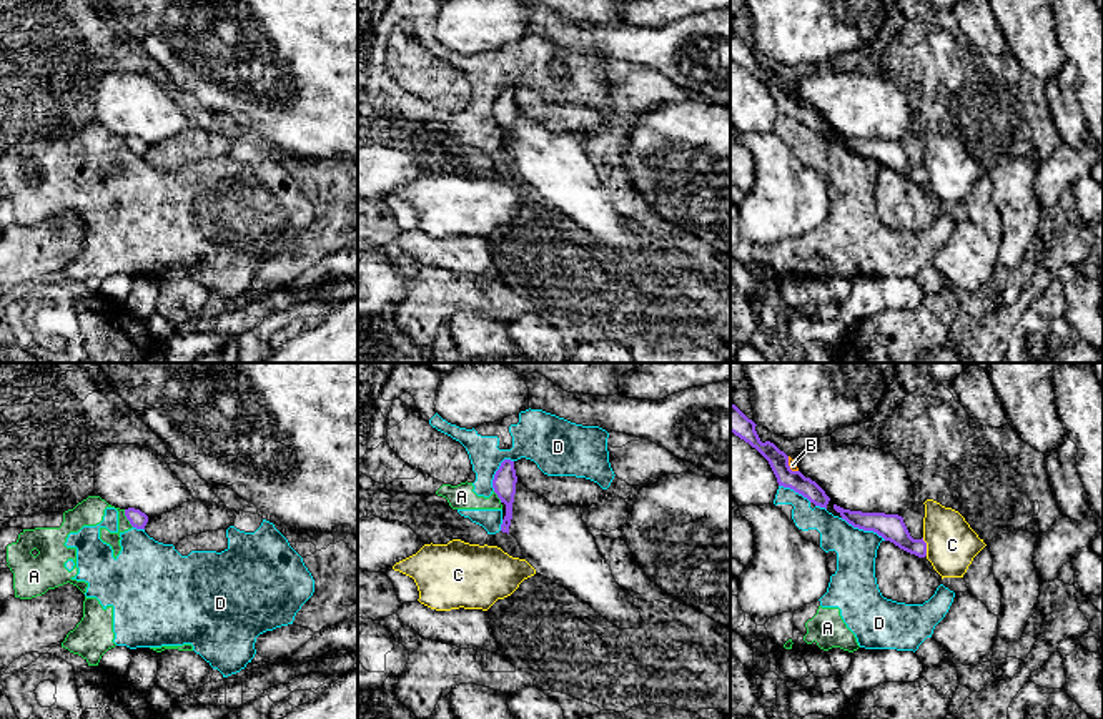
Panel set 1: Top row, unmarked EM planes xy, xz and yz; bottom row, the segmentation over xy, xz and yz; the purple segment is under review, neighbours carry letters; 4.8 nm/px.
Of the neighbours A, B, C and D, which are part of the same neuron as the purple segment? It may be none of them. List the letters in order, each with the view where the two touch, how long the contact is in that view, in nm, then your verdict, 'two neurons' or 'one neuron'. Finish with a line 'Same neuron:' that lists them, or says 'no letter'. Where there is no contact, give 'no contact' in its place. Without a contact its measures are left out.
A: contact in xy; length 100 nm; two neurons
B: contact in yz; length 90 nm; two neurons
C: contact in yz; length 90 nm; two neurons
D: contact in yz; length 240 nm; two neurons
Same neuron: no letter

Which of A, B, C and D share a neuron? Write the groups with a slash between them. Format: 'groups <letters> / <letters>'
groups A D / B / C

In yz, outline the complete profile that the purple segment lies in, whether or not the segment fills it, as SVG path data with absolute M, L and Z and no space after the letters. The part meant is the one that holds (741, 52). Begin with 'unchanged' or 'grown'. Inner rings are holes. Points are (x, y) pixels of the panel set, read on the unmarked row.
unchanged; M730 30L730 60L749 70L769 88L779 113L790 115L815 133L827 136L830 125L825 118L815 108L805 105L800 98L792 98L789 93L789 83L774 70L762 70L755 53L757 52L752 47Z

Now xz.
unchanged; M504 87L494 102L492 115L497 125L501 126L501 130L506 131L506 143L502 146L501 158L507 161L509 161L509 153L512 146L516 110L517 110L517 103L514 97L514 88Z

